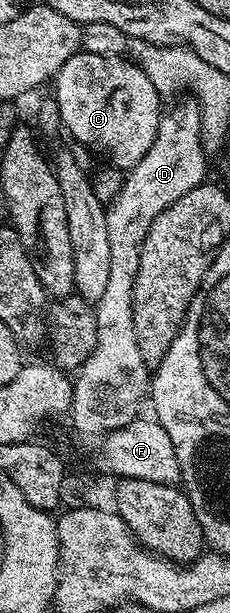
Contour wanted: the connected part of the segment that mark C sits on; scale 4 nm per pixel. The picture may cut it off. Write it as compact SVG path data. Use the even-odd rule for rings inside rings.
M81 50L56 73L55 84L54 99L60 111L60 122L73 141L84 144L93 153L104 152L108 159L105 161L121 170L131 170L146 158L146 150L154 146L158 134L162 97L139 64L128 58Z

